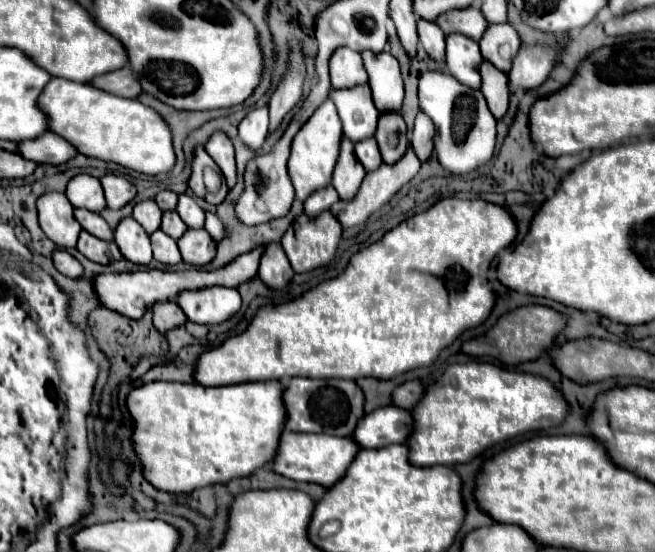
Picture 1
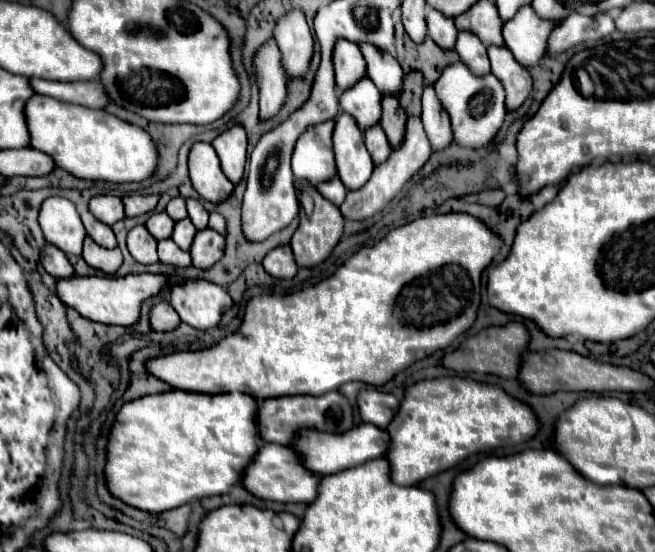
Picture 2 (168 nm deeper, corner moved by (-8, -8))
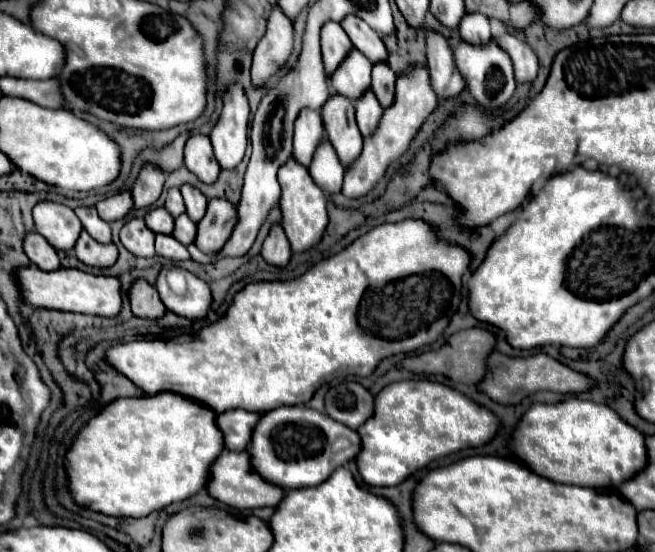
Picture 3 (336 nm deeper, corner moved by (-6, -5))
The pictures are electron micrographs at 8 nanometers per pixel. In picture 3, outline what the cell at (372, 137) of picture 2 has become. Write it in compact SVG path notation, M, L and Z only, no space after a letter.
M369 90L367 96L363 96L363 100L357 100L355 108L357 108L357 124L359 124L361 134L365 138L373 136L375 130L377 130L377 126L379 126L381 114L383 114L383 108L375 100L375 94Z

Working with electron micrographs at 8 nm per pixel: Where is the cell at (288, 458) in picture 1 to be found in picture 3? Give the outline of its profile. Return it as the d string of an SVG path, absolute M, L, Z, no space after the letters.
M225 450L219 460L211 466L211 480L209 480L209 494L227 506L247 510L247 508L259 508L259 506L277 506L285 498L285 490L281 486L275 486L267 480L263 480L251 466L251 456L247 450L243 452L229 452Z

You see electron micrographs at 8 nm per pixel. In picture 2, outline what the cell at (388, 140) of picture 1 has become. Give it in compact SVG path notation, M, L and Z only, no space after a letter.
M383 95L381 99L381 127L385 129L385 135L391 145L399 145L401 137L405 133L405 111L401 111L401 105L397 103L395 95Z

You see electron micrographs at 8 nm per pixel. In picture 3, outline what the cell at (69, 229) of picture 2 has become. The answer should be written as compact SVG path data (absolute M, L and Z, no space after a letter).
M43 200L33 208L33 220L35 230L47 238L47 242L53 244L57 250L73 250L83 226L81 220L75 216L75 212L57 202Z

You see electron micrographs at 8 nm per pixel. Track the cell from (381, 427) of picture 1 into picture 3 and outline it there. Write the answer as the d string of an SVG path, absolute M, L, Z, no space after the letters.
M287 406L263 414L263 420L255 426L249 452L255 472L267 476L267 480L275 480L275 484L283 484L287 490L293 490L317 486L327 480L335 468L355 460L361 452L361 436L345 424L339 424L311 408Z

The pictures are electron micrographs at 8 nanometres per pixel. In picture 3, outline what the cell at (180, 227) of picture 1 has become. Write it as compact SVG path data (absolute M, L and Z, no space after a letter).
M183 214L175 220L175 230L173 230L173 236L183 244L183 246L189 246L193 240L195 240L195 232L197 232L197 226L195 222Z

